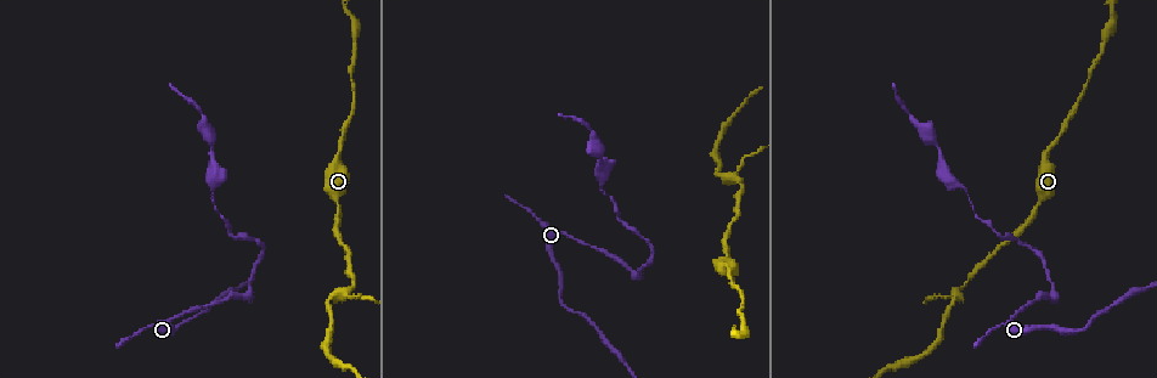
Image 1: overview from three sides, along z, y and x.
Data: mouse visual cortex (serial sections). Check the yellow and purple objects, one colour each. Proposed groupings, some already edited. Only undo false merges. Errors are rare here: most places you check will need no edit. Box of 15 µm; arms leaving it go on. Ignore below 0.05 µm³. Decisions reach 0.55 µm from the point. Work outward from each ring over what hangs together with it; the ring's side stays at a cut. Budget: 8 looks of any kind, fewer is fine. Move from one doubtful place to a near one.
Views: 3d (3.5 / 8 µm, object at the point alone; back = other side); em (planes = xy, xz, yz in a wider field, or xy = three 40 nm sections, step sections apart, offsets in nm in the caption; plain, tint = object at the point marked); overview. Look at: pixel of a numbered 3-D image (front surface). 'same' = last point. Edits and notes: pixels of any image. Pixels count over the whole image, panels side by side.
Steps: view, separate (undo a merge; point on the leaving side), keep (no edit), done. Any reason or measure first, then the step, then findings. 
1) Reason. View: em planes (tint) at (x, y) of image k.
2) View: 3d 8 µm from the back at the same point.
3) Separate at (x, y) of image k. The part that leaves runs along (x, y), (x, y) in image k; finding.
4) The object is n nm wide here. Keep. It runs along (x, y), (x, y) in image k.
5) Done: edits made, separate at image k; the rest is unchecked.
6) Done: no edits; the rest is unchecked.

Abrupt turn. View: 3d 3.5 µm at (246, 296) of image 1.

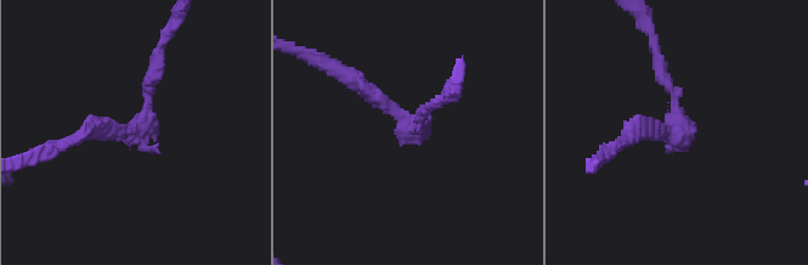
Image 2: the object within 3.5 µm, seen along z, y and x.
Now the EM. View: em xy step 5 (tint) at (144, 127) of image 2.

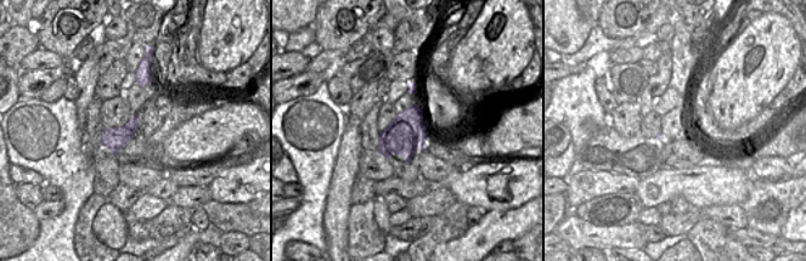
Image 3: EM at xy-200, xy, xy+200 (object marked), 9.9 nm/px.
The object is 400 nm wide here. Keep. It runs along (79, 136), (142, 125), (158, 51) in image 2; one cell here.

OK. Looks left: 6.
A narrow waist. View: 3d 3.5 µm at (346, 294) of image 1.

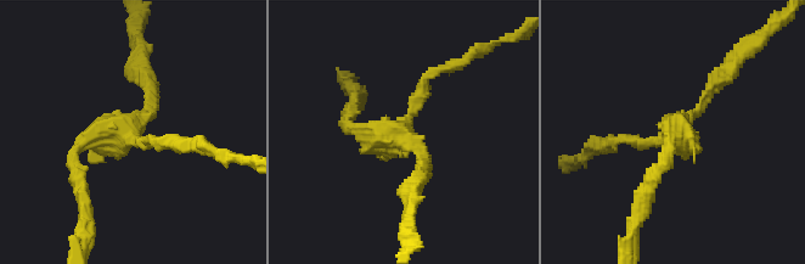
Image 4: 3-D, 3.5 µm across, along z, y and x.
3 arms meet here; the arms are 150, 150, 150 nm wide. View: em xy step 5 (tint) at (397, 132) of image 4.

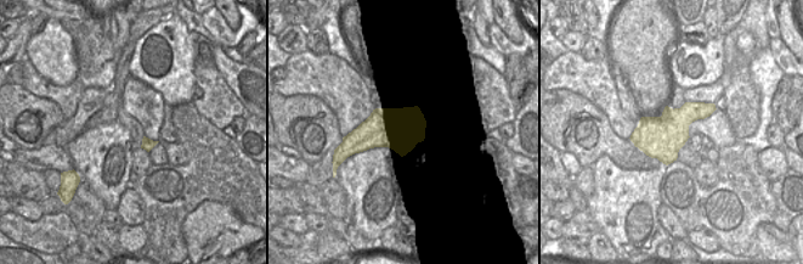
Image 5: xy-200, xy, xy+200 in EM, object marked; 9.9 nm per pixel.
Keep. It runs along (722, 78), (681, 119), (657, 168) in image 4; continuous, no second cell.

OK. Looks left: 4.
Narrows sharply. View: 3d 3.5 µm at (346, 8) of image 1.

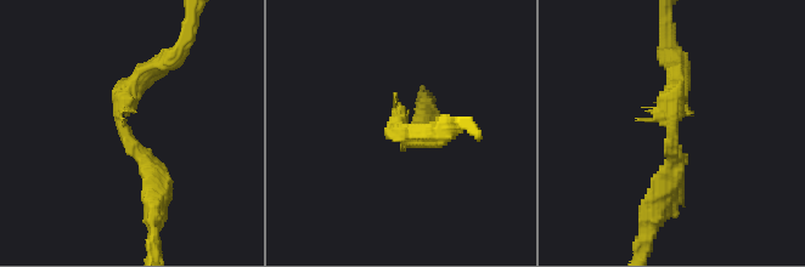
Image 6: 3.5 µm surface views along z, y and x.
The arms are 200, 300 nm wide; need the tissue. View: em xy step 5 (tint) at (669, 126) of image 6.

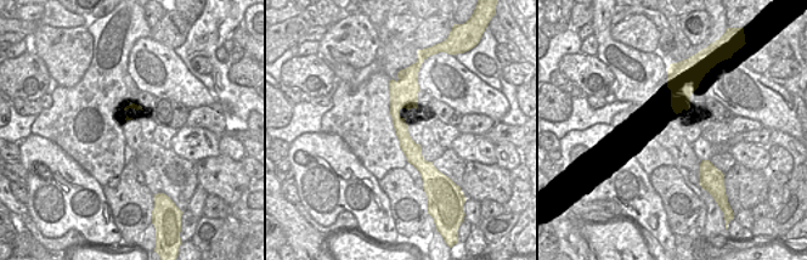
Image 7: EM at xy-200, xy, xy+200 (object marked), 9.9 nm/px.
View: em xy step 1 (tint) at the same point.

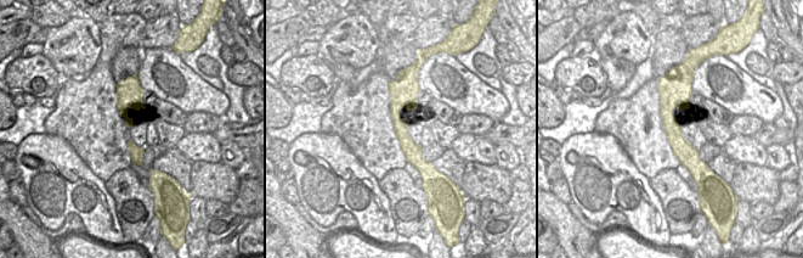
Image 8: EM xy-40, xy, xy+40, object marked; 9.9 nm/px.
Keep. It runs along (658, 196), (690, 84) in image 6; continuous, no second cell.

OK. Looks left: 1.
Done: no edits; the rest is unchecked.

